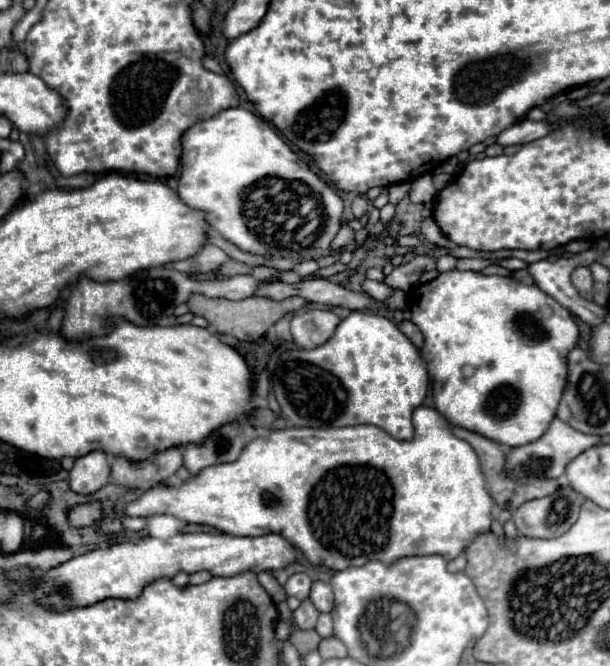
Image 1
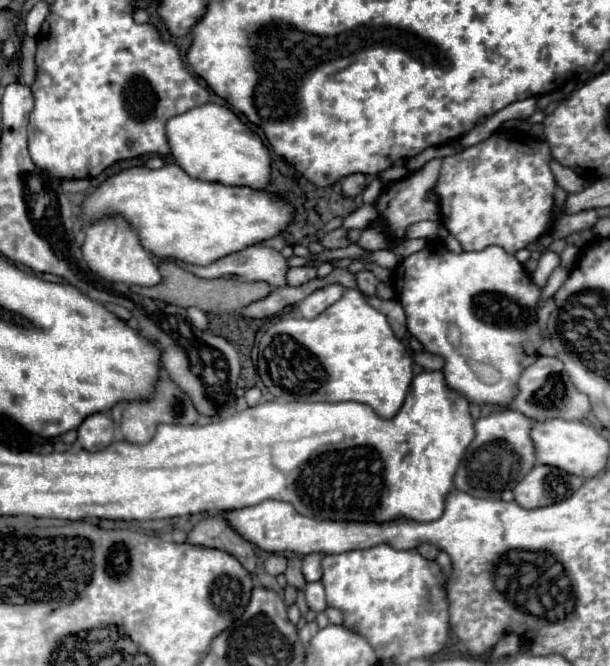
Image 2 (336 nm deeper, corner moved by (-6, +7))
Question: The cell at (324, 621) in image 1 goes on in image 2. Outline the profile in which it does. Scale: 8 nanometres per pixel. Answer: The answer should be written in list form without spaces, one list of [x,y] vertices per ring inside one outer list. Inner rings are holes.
[[[308,583],[306,585],[306,603],[312,611],[320,613],[326,609],[326,595],[324,595],[324,587],[322,583]]]

